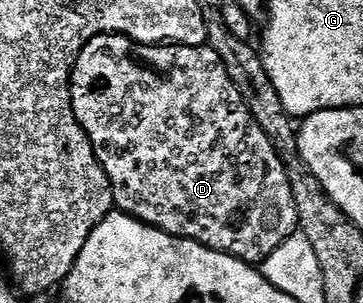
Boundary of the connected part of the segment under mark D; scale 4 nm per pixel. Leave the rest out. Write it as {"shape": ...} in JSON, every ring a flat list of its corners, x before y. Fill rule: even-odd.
{"shape":[[119,34,96,36,89,40,88,45,78,54,76,67,72,70,70,91,76,120,90,138,98,162,106,170,112,183,112,203,127,216,149,224,151,228,161,228,166,234,179,239,193,240,215,252,245,260,253,266,263,265,267,256,274,254,274,250,278,250,278,246,282,246,282,242,289,240,293,232,297,231,298,210,294,206,294,194,282,158,262,130,262,126,254,122,242,94,238,94,238,86,230,82,226,66,222,66,218,54,214,54,212,48,187,48,184,44,142,44,131,36]]}

